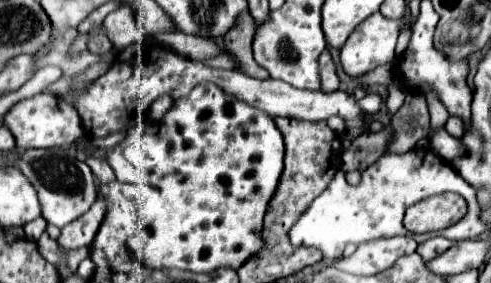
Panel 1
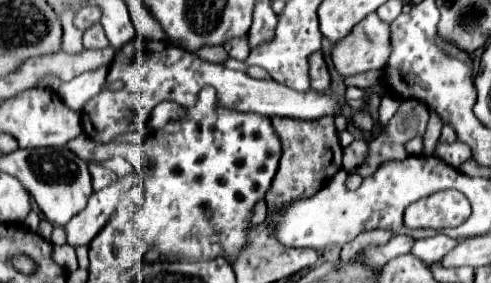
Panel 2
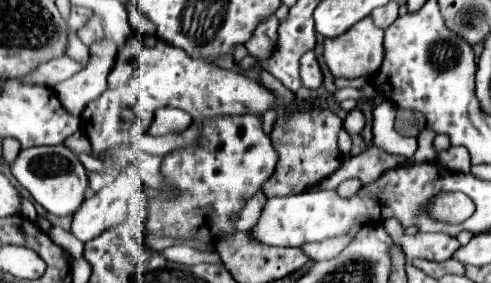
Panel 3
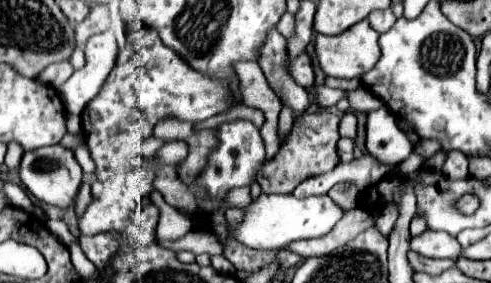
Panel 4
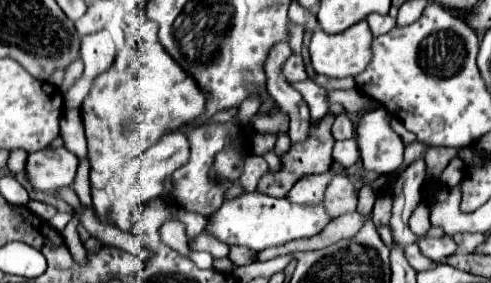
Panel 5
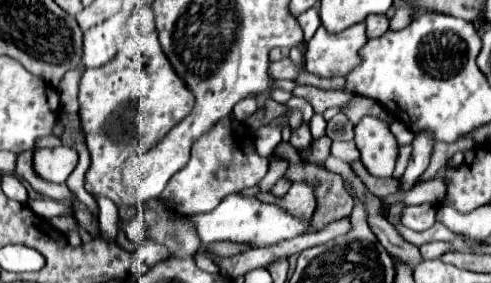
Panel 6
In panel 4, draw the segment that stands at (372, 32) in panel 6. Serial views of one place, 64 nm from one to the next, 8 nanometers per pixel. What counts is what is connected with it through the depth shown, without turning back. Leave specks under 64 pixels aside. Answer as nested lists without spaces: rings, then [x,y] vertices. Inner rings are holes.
[[[390,8],[384,10],[384,12],[372,12],[372,16],[368,16],[368,20],[370,20],[370,26],[372,26],[378,34],[388,32],[388,30],[394,26],[394,22],[396,22],[396,18],[394,18],[394,14],[392,14]]]

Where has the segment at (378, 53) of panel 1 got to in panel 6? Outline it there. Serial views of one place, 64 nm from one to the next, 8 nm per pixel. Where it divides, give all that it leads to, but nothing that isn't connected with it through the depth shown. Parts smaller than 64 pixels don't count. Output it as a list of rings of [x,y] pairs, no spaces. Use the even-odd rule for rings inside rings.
[[[364,22],[346,28],[340,34],[330,34],[324,26],[306,44],[304,68],[316,76],[344,76],[358,64],[358,50],[366,44]]]

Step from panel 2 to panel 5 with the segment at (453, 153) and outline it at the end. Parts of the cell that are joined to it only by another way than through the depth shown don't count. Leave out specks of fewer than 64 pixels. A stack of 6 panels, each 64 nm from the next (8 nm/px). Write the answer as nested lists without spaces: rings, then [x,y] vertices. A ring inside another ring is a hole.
[[[452,158],[452,160],[450,160],[450,164],[446,166],[446,170],[442,172],[440,182],[442,182],[444,186],[452,188],[452,186],[456,186],[456,184],[462,180],[462,176],[464,176],[464,164],[462,164],[462,160]]]

